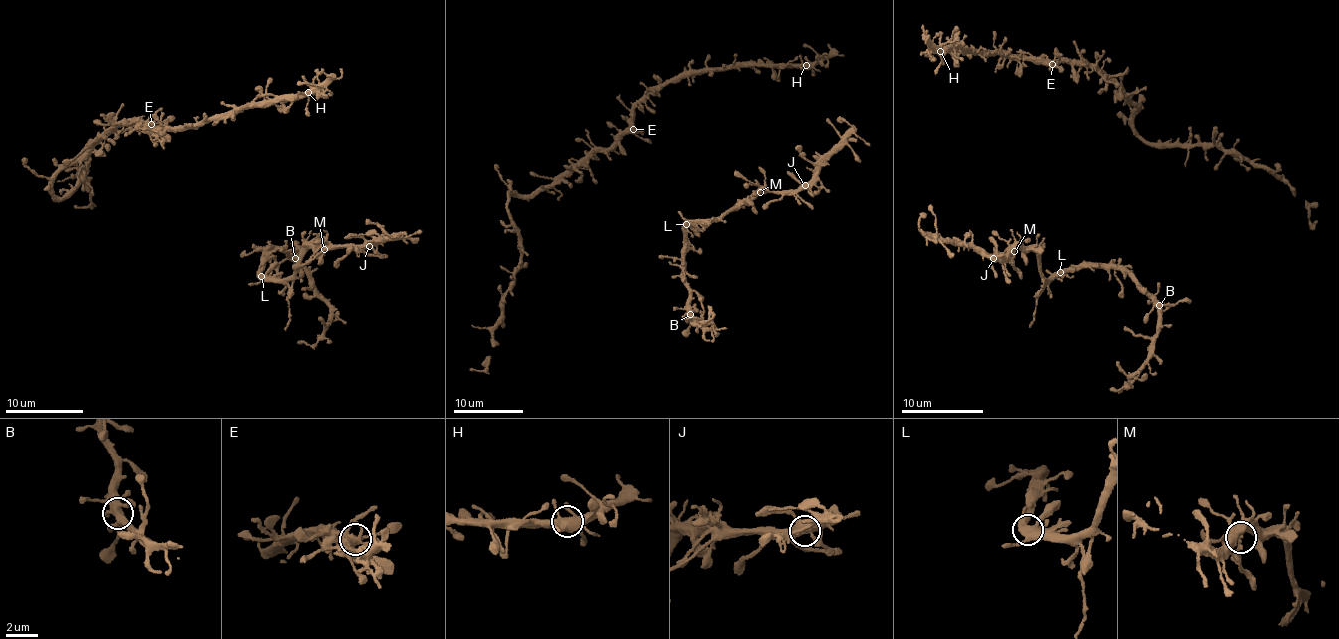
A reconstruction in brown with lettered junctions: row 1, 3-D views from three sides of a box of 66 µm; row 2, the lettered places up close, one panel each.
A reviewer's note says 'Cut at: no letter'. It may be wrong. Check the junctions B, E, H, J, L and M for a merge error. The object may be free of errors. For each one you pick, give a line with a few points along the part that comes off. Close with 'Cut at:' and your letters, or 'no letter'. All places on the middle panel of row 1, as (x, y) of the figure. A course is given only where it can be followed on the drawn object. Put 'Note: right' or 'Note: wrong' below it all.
Cut at: no letter
Note: right

